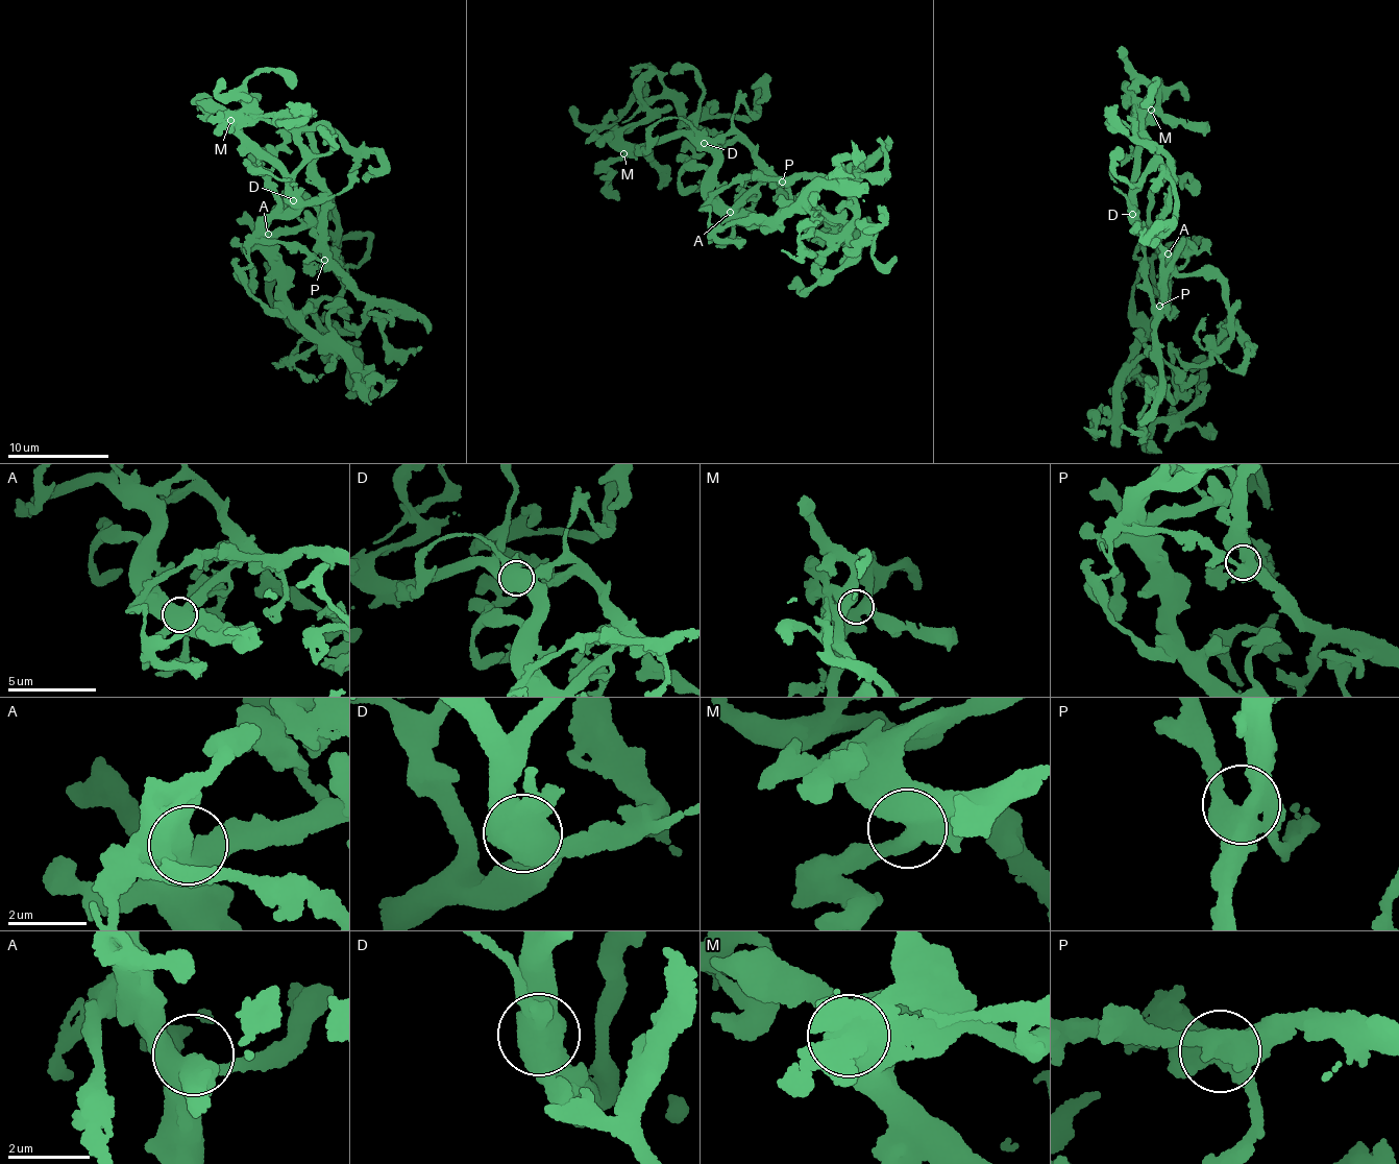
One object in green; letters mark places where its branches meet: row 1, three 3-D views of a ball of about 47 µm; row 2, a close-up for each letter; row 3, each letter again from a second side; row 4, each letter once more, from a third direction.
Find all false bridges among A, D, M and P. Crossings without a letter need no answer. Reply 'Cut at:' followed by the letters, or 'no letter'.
Cut at: D

